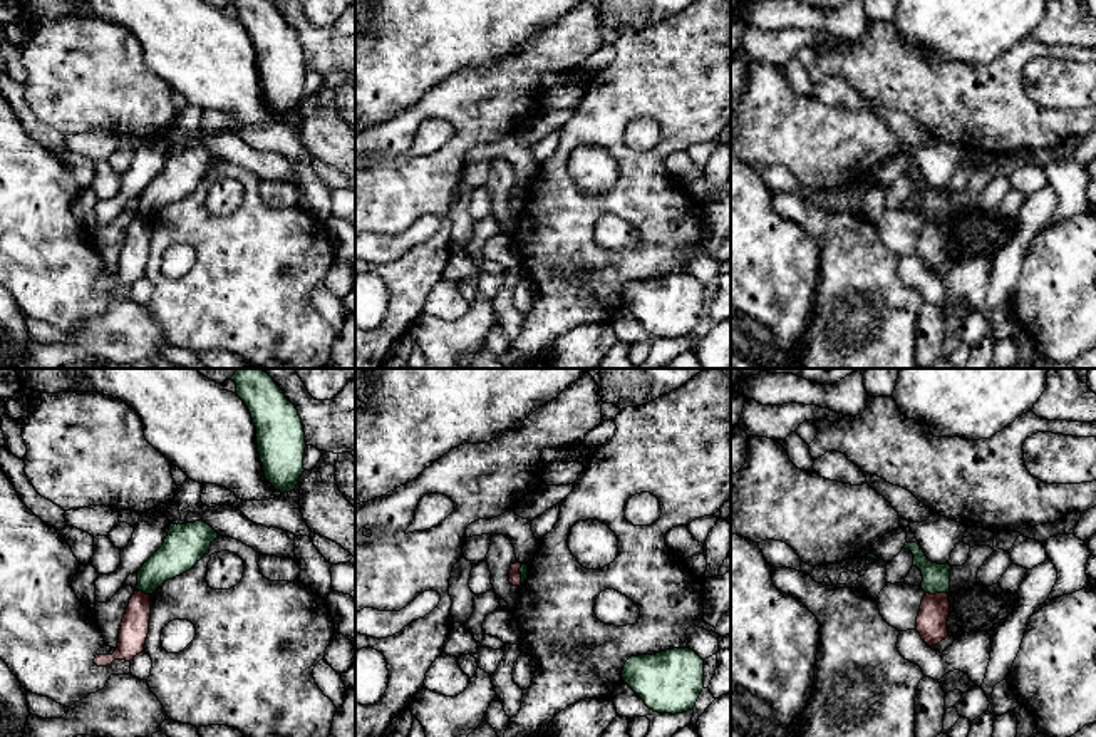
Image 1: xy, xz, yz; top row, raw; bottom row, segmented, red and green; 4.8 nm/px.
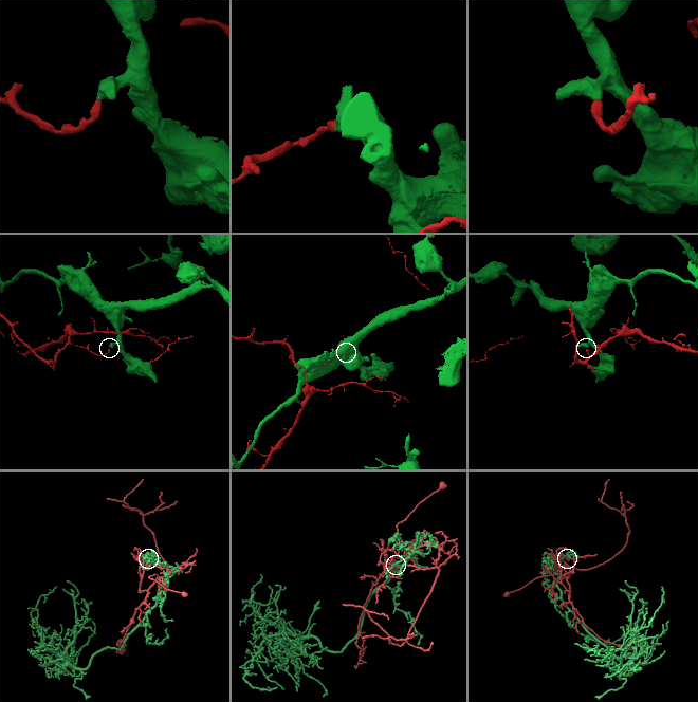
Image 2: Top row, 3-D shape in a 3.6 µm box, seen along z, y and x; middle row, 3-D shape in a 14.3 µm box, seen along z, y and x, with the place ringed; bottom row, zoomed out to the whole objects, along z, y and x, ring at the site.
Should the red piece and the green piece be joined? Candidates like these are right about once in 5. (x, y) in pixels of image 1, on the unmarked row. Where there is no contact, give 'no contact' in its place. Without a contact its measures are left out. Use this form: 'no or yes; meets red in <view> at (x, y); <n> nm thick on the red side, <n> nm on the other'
no; meets red in yz at (935, 218); 140 nm thick on the red side, 130 nm on the other

